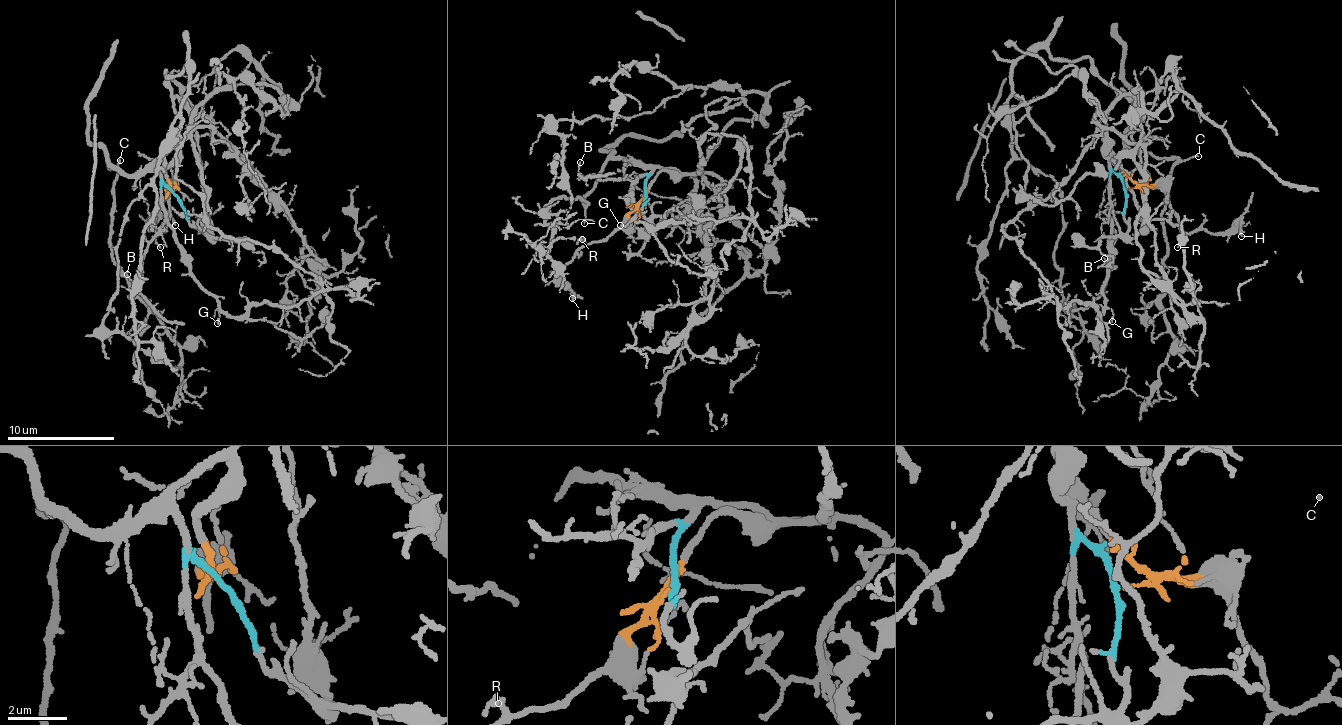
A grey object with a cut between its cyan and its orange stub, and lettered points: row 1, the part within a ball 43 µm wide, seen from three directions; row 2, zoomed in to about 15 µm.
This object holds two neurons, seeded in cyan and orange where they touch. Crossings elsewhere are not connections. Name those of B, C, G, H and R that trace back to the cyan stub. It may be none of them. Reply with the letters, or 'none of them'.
B, C, G

